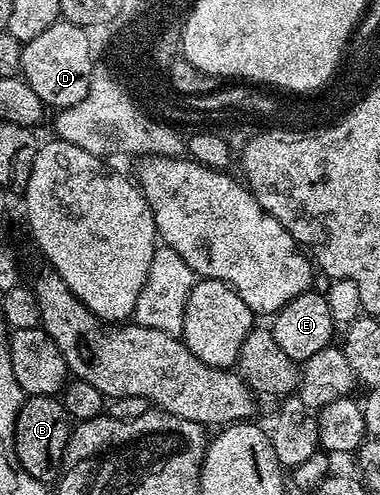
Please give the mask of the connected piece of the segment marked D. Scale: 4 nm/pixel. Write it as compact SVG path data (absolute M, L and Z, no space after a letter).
M60 22L49 26L37 38L26 41L21 54L21 76L27 85L41 98L48 109L60 110L76 106L90 89L92 63L87 51L87 41L74 24Z

